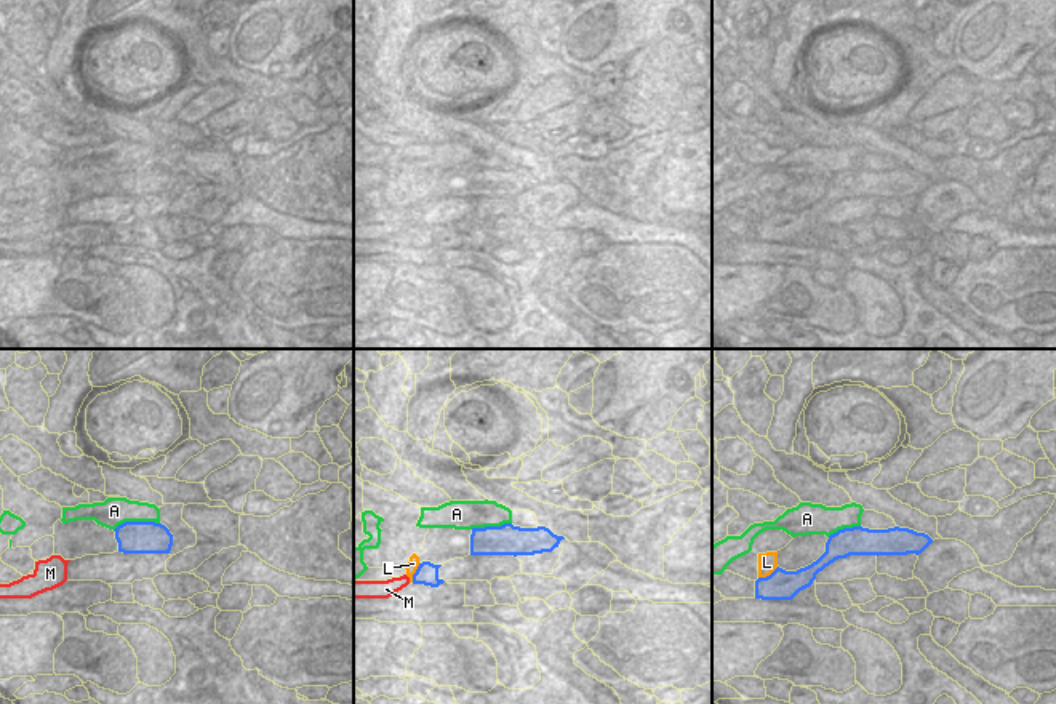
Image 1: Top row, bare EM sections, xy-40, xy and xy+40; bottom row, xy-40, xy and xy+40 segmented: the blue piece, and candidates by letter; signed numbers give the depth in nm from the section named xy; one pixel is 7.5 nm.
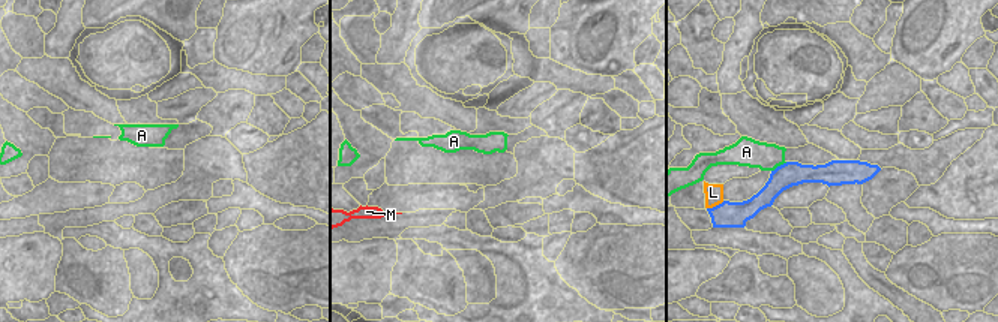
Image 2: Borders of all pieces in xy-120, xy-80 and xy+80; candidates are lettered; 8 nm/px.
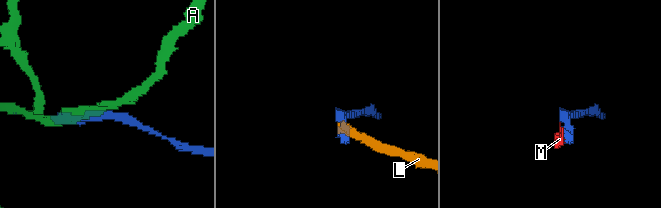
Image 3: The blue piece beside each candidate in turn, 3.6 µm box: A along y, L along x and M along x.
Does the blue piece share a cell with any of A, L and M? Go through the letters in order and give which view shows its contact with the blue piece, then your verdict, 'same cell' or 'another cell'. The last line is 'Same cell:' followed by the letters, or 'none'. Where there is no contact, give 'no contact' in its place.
A: contact in xy-40; another cell
L: contact in xy+40; another cell
M: no contact; same cell
Same cell: M

